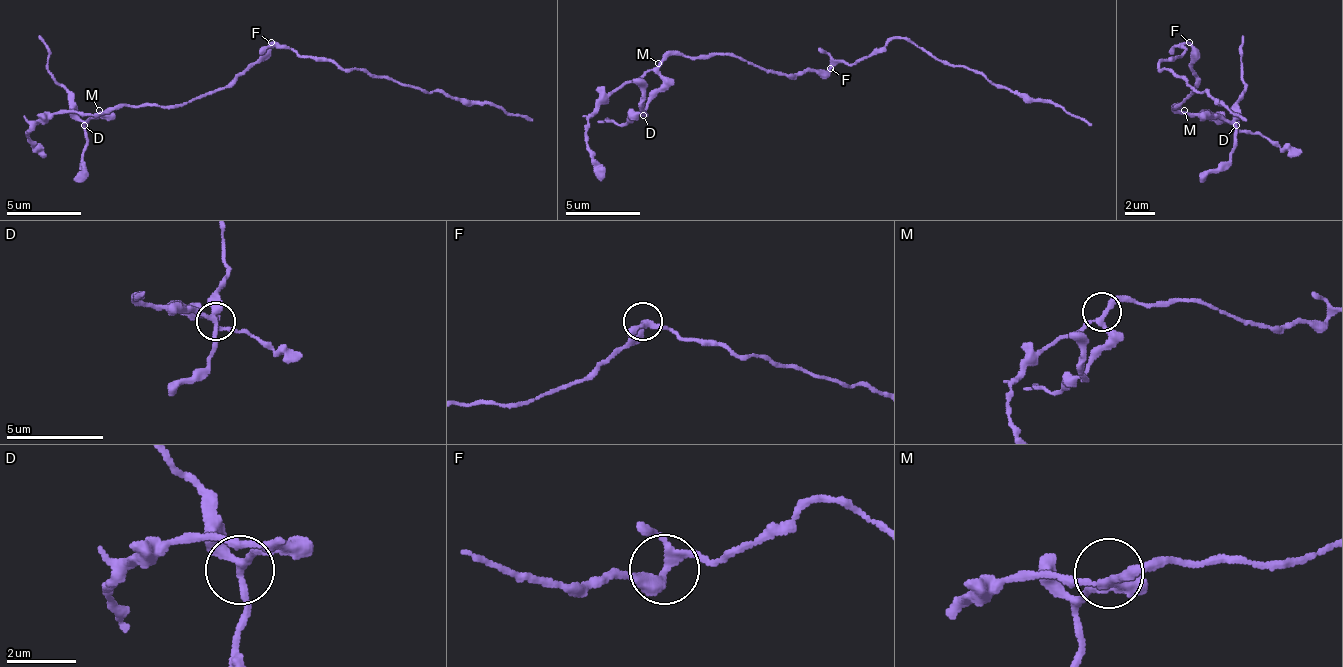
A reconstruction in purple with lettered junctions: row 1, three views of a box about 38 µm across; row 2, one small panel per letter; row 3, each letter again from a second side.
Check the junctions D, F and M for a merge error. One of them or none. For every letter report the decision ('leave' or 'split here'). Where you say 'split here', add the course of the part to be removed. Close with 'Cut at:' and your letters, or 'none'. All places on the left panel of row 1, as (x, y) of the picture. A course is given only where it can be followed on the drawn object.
D: leave
F: leave
M: leave
Cut at: none

